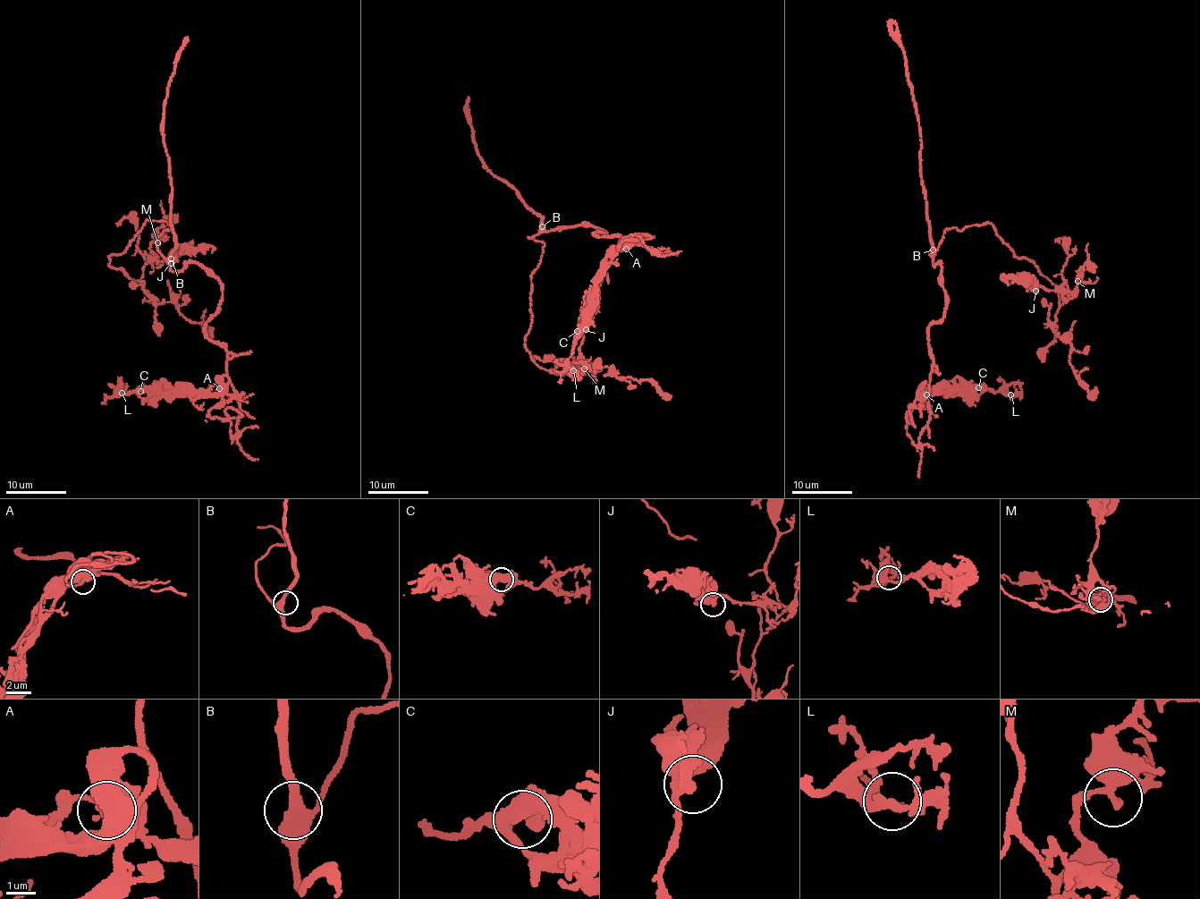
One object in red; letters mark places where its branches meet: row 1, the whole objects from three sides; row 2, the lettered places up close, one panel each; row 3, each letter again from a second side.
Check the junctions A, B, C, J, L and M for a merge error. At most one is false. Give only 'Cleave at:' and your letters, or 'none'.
Cleave at: none

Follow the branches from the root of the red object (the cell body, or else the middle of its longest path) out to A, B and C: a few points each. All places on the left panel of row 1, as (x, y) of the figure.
A: (160, 254), (173, 271), (198, 262), (219, 281), (223, 299), (206, 326), (206, 335), (226, 351), (219, 387)
B: (160, 254), (165, 258), (171, 258)
C: (160, 254), (173, 271), (198, 262), (219, 281), (206, 335), (226, 351), (226, 375), (198, 394), (140, 391)

